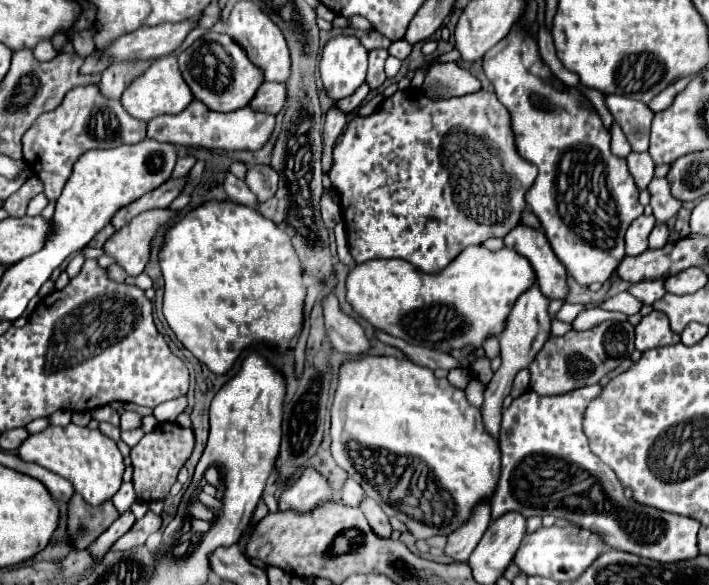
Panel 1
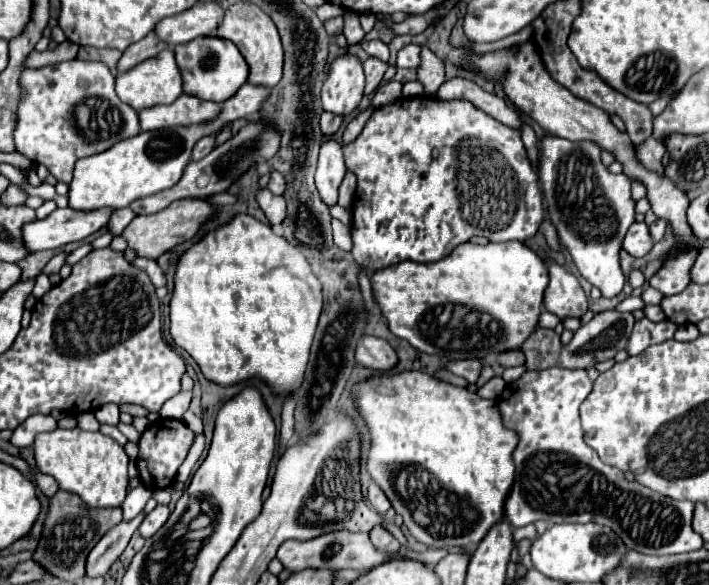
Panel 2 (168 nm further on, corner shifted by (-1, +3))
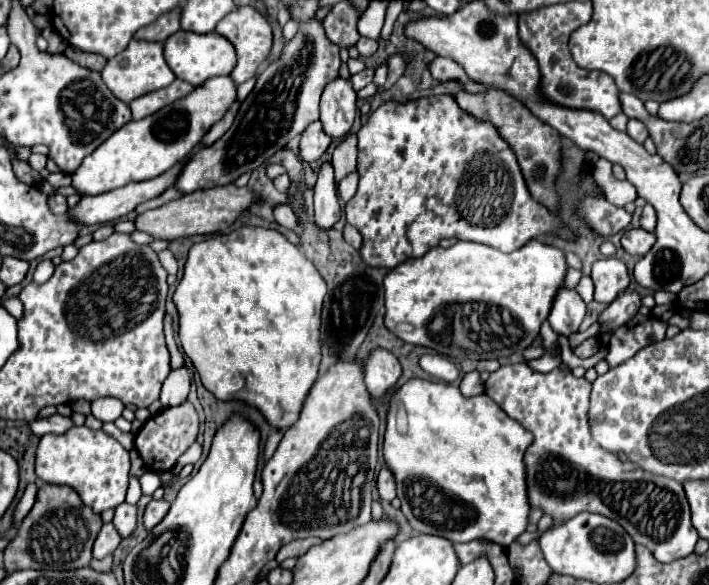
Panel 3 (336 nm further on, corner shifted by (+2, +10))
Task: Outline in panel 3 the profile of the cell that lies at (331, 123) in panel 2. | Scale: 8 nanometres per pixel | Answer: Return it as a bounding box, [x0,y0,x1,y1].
[299,120,331,162]

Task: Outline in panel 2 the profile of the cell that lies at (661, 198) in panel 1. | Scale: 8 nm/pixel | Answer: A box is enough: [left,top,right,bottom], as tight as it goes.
[636,137,666,173]

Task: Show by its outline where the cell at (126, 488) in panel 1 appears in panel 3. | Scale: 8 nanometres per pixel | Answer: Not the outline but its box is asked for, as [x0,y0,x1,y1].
[113,502,137,538]

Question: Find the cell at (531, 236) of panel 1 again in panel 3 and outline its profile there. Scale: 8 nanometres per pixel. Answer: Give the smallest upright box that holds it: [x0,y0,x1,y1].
[549,286,585,336]

